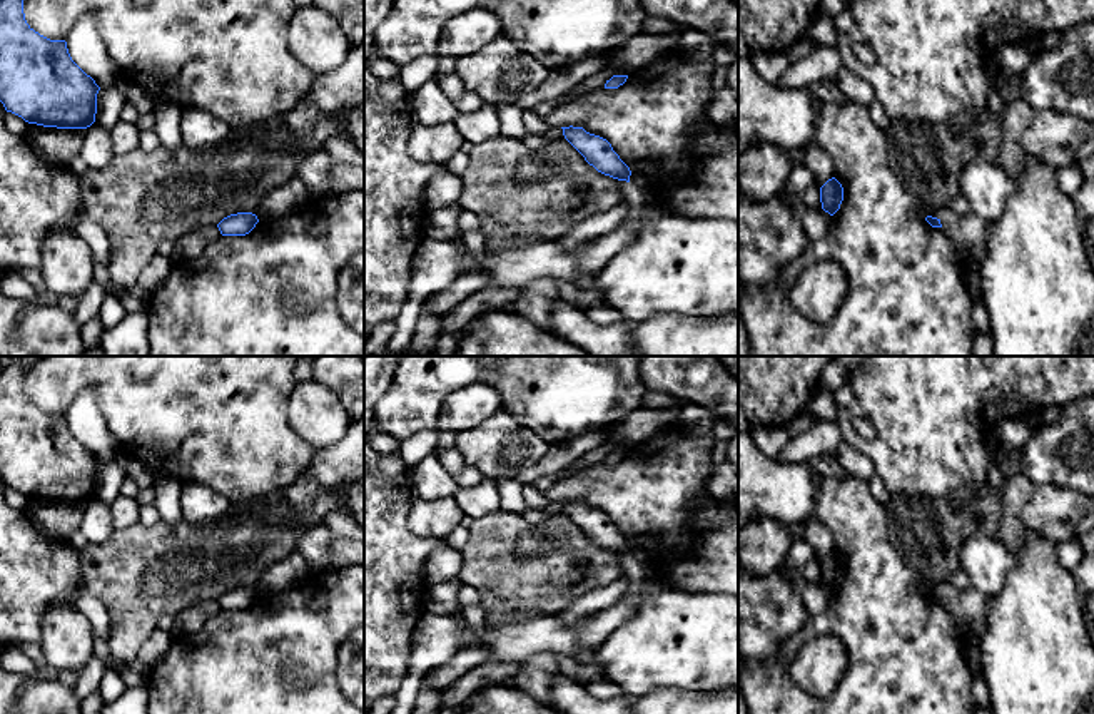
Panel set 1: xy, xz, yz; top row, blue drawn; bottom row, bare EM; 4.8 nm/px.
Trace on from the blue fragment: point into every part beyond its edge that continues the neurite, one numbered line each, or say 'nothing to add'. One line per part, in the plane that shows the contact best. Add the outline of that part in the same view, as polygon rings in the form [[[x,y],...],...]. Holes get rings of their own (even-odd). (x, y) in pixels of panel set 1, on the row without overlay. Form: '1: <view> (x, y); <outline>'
nothing to add

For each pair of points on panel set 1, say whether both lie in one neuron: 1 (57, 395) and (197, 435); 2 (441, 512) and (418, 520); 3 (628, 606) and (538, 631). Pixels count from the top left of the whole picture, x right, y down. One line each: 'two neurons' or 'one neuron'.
1: one neuron
2: one neuron
3: one neuron

